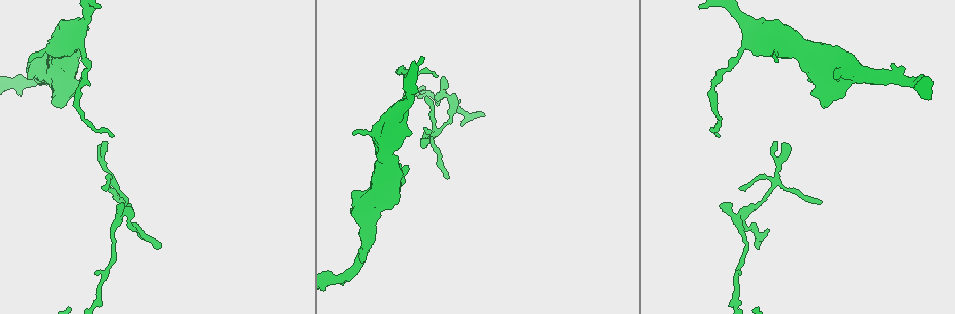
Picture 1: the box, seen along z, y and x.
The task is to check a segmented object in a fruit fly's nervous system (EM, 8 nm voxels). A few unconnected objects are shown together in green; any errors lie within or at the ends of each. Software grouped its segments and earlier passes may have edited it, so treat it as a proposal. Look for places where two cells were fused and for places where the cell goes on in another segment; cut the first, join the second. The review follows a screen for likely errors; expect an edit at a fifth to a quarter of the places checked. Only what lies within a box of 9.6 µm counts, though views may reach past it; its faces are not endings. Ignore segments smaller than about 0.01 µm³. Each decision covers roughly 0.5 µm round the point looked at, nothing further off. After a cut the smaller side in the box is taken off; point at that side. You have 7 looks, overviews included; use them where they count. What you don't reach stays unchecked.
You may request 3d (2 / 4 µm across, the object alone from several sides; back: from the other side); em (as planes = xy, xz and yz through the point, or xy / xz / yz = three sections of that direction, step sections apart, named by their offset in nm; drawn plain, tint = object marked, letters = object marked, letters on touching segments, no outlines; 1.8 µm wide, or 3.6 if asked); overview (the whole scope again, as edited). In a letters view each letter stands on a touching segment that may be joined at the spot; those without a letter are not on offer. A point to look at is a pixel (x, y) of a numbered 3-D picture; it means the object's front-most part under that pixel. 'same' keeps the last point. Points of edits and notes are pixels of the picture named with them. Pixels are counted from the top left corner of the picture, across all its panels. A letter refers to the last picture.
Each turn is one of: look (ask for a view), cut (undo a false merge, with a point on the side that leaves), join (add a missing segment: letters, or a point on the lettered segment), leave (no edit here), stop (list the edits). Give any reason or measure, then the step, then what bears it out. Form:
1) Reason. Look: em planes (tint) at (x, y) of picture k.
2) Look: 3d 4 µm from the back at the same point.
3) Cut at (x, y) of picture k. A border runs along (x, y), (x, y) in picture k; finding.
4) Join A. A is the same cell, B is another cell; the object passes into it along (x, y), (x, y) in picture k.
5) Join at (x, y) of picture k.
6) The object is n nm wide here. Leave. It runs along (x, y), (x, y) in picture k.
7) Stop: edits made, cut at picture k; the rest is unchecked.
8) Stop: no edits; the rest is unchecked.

Look: 3d 4 µm at (159, 247) of picture 1.

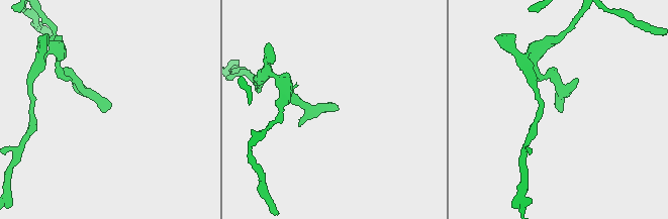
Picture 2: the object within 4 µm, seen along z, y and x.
Look: em planes (plain) at (559, 105) of picture 2.

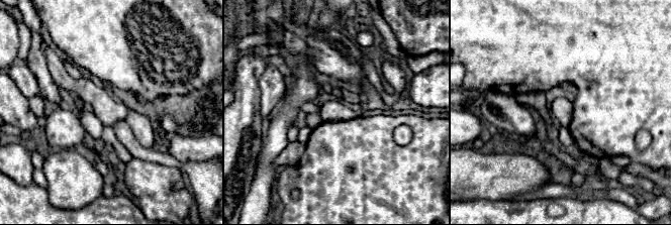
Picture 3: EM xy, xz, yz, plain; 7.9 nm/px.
Look: em planes (letters) at the same point.

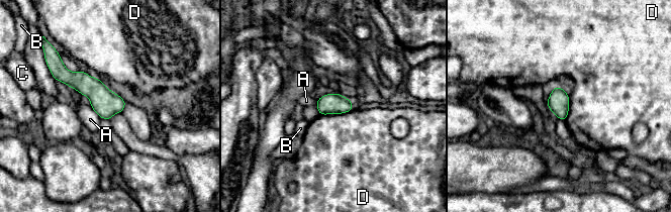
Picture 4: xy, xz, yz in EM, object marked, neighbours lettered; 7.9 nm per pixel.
Leave. A, B, C and D are other cells; a border runs along (352, 109), (342, 113), (319, 115) in picture 4; no lettered segment goes on from it.

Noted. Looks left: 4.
Sudden change in width. Look: em xy step 4 (tint) at (778, 178) of picture 1.

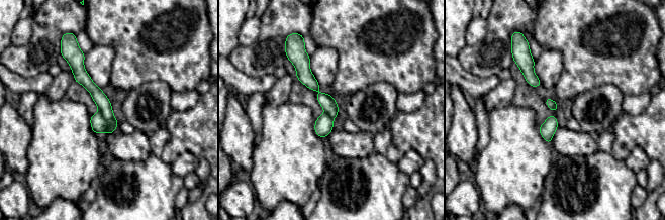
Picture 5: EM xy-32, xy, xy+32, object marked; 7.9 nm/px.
Look: em planes (letters) at the same point.

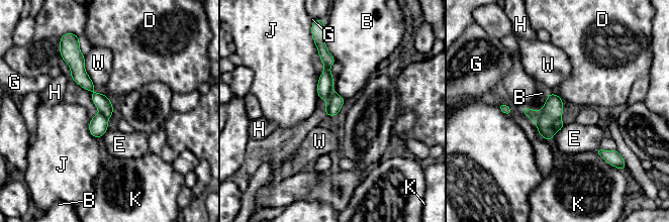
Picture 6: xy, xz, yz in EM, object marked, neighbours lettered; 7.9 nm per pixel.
The object is 140 nm wide here. Cut at (325, 82) of picture 6. B, D, E, G, H, J, K and W are other cells; a border runs along (333, 91), (325, 113) in picture 6; a second cell is stuck on.

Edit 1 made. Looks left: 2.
Branch stops here. Look: 3d 4 µm from the back at (810, 81) of picture 1.

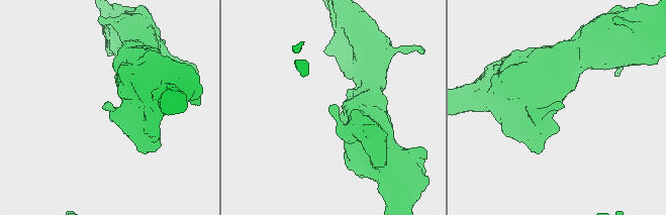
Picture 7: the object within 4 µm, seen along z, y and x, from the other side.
Now the EM. Look: em planes (letters) at (332, 104) of picture 7.

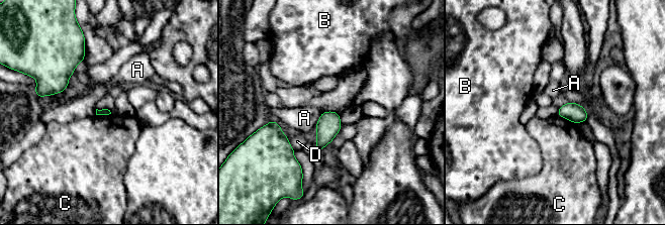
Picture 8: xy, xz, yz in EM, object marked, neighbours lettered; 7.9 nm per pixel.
Leave. A, B, C and D are other cells; a border runs along (557, 114), (576, 124) in picture 8; no lettered segment goes on from it.

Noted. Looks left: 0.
Stop: edits made, cut at picture 6; the rest is unchecked.

